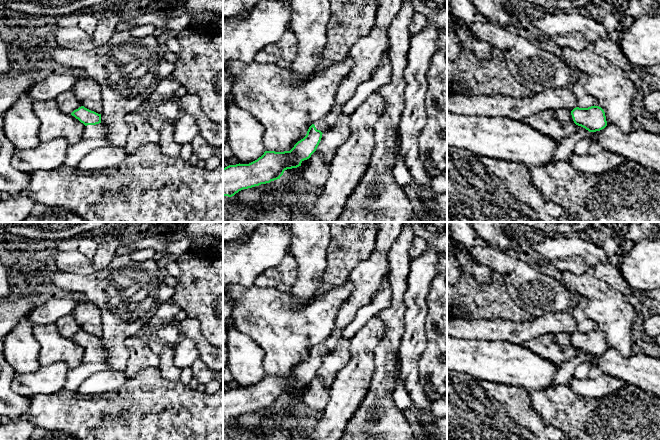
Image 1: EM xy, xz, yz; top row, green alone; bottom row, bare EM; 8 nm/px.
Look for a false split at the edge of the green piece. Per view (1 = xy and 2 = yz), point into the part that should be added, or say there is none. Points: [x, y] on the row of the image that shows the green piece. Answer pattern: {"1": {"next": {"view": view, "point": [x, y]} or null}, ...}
{"1": {"next": {"view": "xy", "point": [98, 131]}}, "2": {"next": {"view": "yz", "point": [564, 146]}}}

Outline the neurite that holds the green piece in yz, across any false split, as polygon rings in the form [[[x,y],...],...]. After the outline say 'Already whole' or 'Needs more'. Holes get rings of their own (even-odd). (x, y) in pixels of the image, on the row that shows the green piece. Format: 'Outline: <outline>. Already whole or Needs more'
Outline: [[[599,106],[576,107],[571,111],[573,121],[579,128],[570,136],[556,140],[556,150],[549,163],[568,161],[578,140],[587,138],[590,132],[596,132],[607,126],[604,110]]]. Needs more

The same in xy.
Outline: [[[81,106],[71,115],[85,125],[83,139],[103,139],[106,137],[106,127],[101,123],[101,114]]]. Needs more

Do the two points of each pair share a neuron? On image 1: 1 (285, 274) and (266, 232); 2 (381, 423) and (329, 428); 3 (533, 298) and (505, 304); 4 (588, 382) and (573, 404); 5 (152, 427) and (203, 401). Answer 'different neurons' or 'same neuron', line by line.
1: different neurons
2: different neurons
3: different neurons
4: different neurons
5: same neuron

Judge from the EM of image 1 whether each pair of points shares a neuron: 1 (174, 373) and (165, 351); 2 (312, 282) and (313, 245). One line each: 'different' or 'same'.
1: same
2: same

